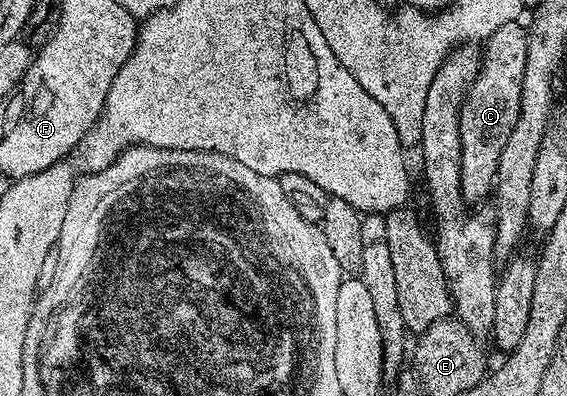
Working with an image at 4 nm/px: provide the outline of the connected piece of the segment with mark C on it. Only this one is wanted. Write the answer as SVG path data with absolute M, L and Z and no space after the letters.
M512 21L503 23L503 27L484 42L481 70L465 94L461 108L461 194L466 202L488 198L495 188L499 155L503 155L503 147L521 110L528 38L526 26L521 21Z

